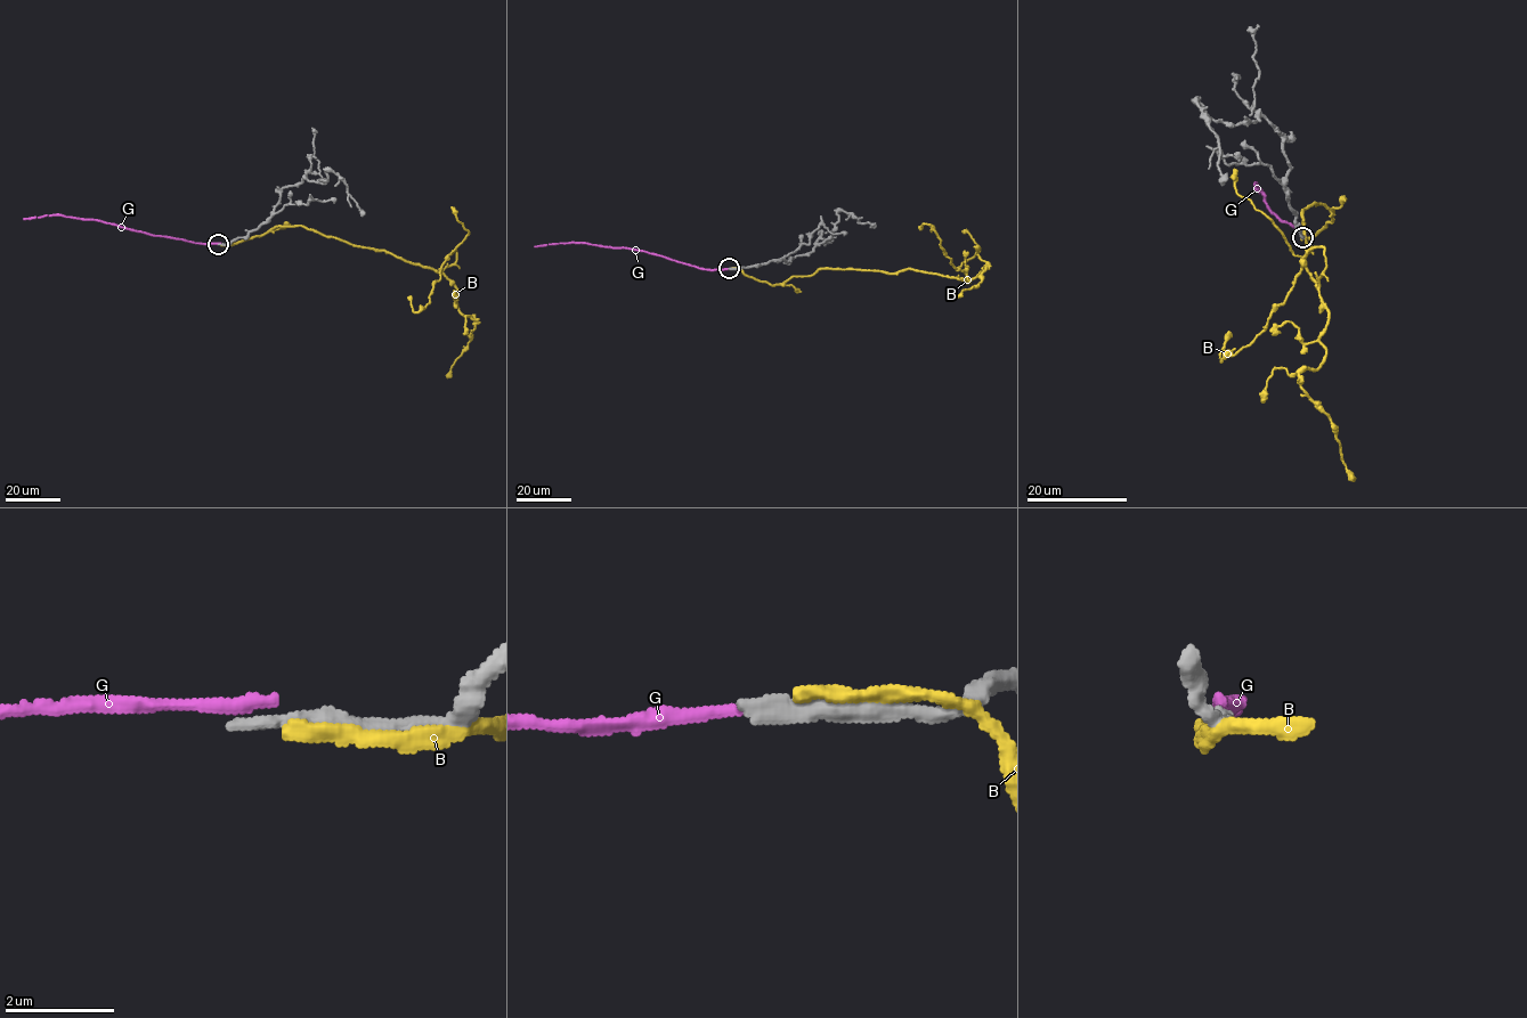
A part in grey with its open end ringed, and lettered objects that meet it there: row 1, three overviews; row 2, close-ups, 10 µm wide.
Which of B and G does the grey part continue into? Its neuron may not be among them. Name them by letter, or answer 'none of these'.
none of these

